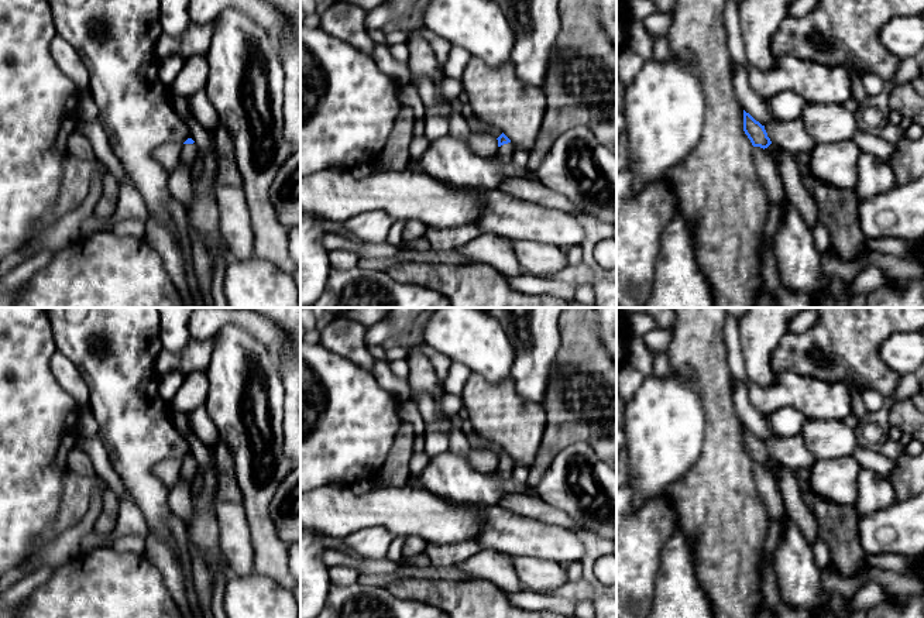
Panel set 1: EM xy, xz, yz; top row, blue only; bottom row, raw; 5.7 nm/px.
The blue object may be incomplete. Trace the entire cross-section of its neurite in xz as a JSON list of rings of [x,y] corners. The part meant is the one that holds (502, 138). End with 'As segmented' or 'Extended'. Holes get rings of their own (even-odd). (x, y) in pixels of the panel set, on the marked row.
[[[504,133],[497,140],[498,140],[497,157],[502,162],[508,162],[513,154],[515,145],[511,143],[511,140]]]. Extended

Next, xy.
[[[188,138],[182,144],[181,161],[185,162],[189,166],[193,166],[196,159],[197,159],[197,154],[199,154],[197,145],[195,144],[195,141],[192,138]]]. Extended

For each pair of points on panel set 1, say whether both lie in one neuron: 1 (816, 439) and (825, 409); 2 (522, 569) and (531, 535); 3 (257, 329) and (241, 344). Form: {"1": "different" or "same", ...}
{"1": "different", "2": "different", "3": "different"}

